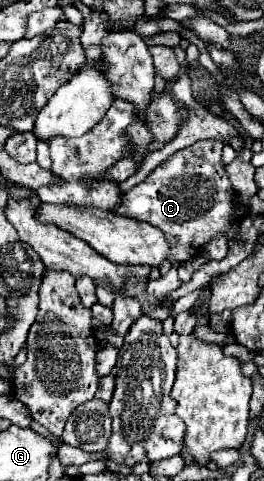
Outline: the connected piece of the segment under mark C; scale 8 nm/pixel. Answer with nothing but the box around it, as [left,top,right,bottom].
[112,140,240,262]

